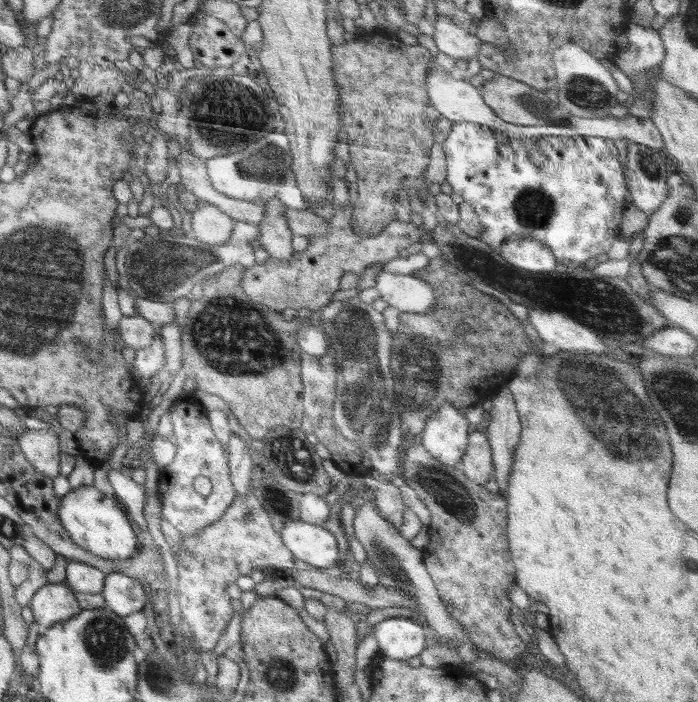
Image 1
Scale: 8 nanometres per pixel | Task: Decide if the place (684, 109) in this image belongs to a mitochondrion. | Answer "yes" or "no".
no

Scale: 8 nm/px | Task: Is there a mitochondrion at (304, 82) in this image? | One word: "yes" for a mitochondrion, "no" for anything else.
no

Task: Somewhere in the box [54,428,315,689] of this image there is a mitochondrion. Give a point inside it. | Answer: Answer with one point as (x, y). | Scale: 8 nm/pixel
(104, 640)

